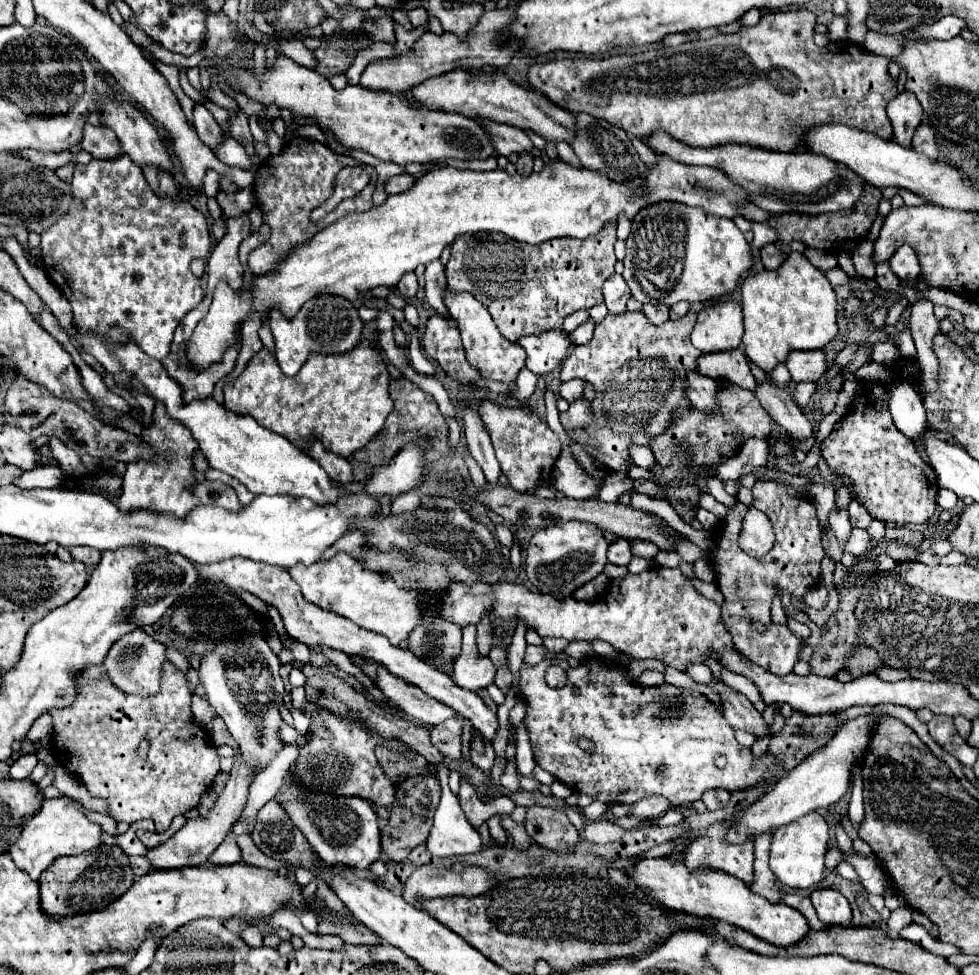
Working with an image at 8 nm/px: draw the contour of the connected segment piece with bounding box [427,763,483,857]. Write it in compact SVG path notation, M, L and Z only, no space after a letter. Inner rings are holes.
M437 763L437 779L441 783L441 803L435 811L435 817L433 817L433 827L431 827L431 833L427 837L427 849L431 851L433 857L453 857L453 855L465 855L465 853L477 853L481 851L483 847L483 839L481 839L481 833L471 827L471 823L465 819L463 811L461 811L461 805L459 805L459 799L451 793L447 781L449 781L449 769L443 765L443 763Z

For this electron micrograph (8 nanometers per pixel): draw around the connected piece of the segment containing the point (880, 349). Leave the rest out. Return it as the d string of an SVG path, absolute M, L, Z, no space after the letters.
M877 343L873 347L873 361L881 365L891 365L899 357L899 351L893 343Z

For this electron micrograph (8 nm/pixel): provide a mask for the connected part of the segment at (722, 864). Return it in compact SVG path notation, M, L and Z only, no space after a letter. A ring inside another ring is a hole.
M731 819L714 823L708 828L705 837L695 839L685 851L685 865L689 871L715 869L749 885L753 879L753 841L725 845L723 835L729 825Z

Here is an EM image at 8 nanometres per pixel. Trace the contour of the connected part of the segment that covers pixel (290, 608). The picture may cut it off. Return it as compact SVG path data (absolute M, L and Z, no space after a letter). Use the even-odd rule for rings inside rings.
M231 557L225 561L217 561L217 563L193 563L195 571L199 573L201 579L211 581L211 583L223 583L225 587L239 591L251 591L253 595L257 595L259 599L263 599L265 603L271 603L277 607L277 611L283 617L285 629L287 633L309 645L327 645L331 649L339 649L347 655L361 655L365 659L373 659L381 665L385 665L393 675L405 679L411 685L417 685L421 691L425 691L427 695L431 695L433 699L445 703L447 707L451 707L453 711L457 711L459 715L463 715L465 719L469 719L473 723L473 727L479 727L479 731L483 731L483 735L487 735L487 739L495 737L497 731L497 715L493 711L489 711L485 707L485 703L481 701L481 697L473 691L465 691L461 687L457 687L449 675L443 675L441 671L435 671L433 667L427 667L421 659L415 659L415 655L411 655L411 651L401 649L401 647L393 647L389 643L387 637L371 633L367 629L357 627L355 623L351 623L349 619L343 619L331 611L319 609L317 605L311 605L307 601L303 601L303 595L297 587L297 583L293 583L293 579L289 577L287 569L283 567L275 567L269 563L255 563L251 559L243 559L243 557Z

